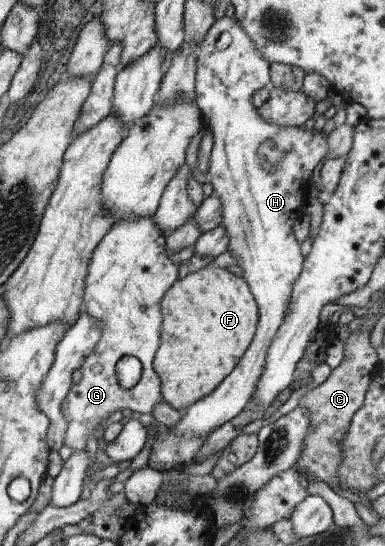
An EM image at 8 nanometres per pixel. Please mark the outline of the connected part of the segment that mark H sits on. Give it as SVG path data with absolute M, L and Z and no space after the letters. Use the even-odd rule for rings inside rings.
M223 16L210 28L204 41L200 43L194 99L202 110L204 124L209 126L215 137L209 169L209 183L212 193L220 198L223 205L223 226L230 238L229 251L237 260L236 265L243 270L242 277L249 283L254 297L257 299L260 319L252 345L232 373L214 393L183 411L180 421L175 426L169 427L177 434L188 434L193 438L212 435L218 428L240 415L255 396L265 370L269 349L289 314L293 289L305 266L302 247L294 235L296 213L306 207L306 197L312 175L314 175L316 167L324 159L326 160L329 154L329 136L322 133L321 130L306 129L304 126L279 126L277 123L270 123L259 114L259 109L253 104L253 95L266 87L270 87L270 62L260 50L257 50L255 41L239 24L235 16ZM224 31L230 33L232 41L227 48L220 50L216 47L216 43ZM272 138L276 141L278 149L284 150L286 157L275 172L267 172L260 161L259 149L262 143Z

